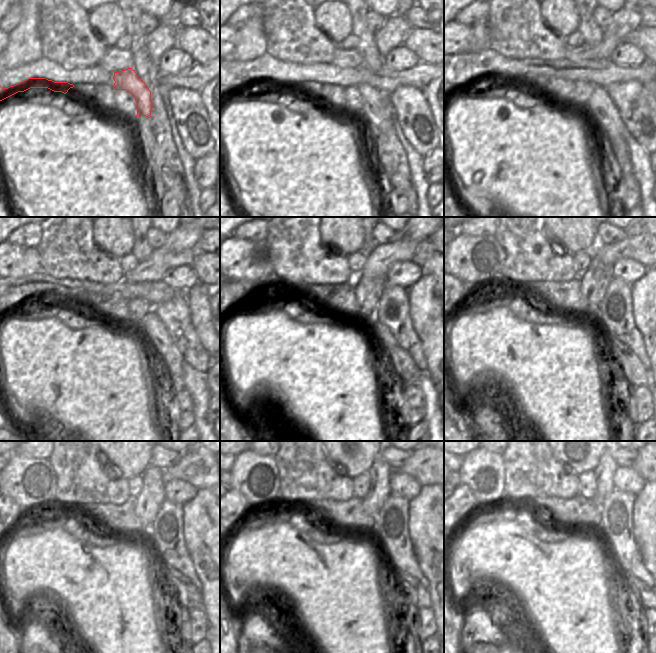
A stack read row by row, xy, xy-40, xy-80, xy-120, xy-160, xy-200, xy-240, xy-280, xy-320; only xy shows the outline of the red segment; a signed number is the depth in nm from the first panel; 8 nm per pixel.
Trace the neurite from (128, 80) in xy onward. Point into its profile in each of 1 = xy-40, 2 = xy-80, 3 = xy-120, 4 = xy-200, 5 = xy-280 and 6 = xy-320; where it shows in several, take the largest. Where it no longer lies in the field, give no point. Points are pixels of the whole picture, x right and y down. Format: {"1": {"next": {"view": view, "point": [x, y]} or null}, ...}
{"1": {"next": {"view": "xy-40", "point": [376, 106]}}, "2": {"next": {"view": "xy-80", "point": [601, 111]}}, "3": {"next": {"view": "xy-120", "point": [152, 331]}}, "4": {"next": {"view": "xy-200", "point": [629, 367]}}, "5": {"next": {"view": "xy-280", "point": [413, 594]}}, "6": {"next": {"view": "xy-320", "point": [643, 595]}}}

